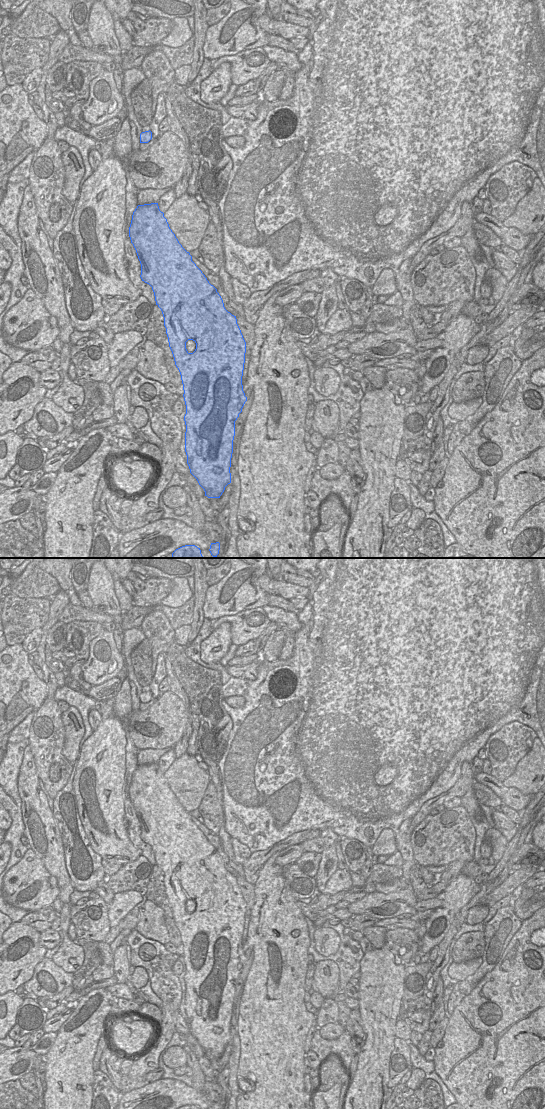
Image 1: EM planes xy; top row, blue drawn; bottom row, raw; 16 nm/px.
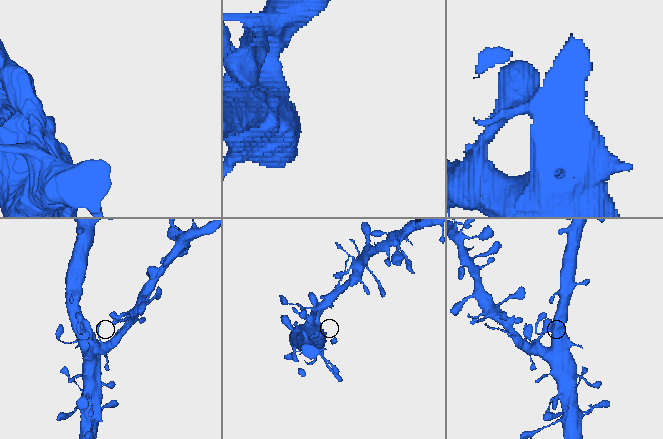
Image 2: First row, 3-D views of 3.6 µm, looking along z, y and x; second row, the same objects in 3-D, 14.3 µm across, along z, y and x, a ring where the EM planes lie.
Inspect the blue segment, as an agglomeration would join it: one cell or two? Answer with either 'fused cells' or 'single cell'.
single cell

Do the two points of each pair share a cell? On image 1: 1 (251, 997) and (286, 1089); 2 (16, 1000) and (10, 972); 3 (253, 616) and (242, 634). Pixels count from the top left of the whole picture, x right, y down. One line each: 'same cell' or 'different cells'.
1: same cell
2: different cells
3: same cell

